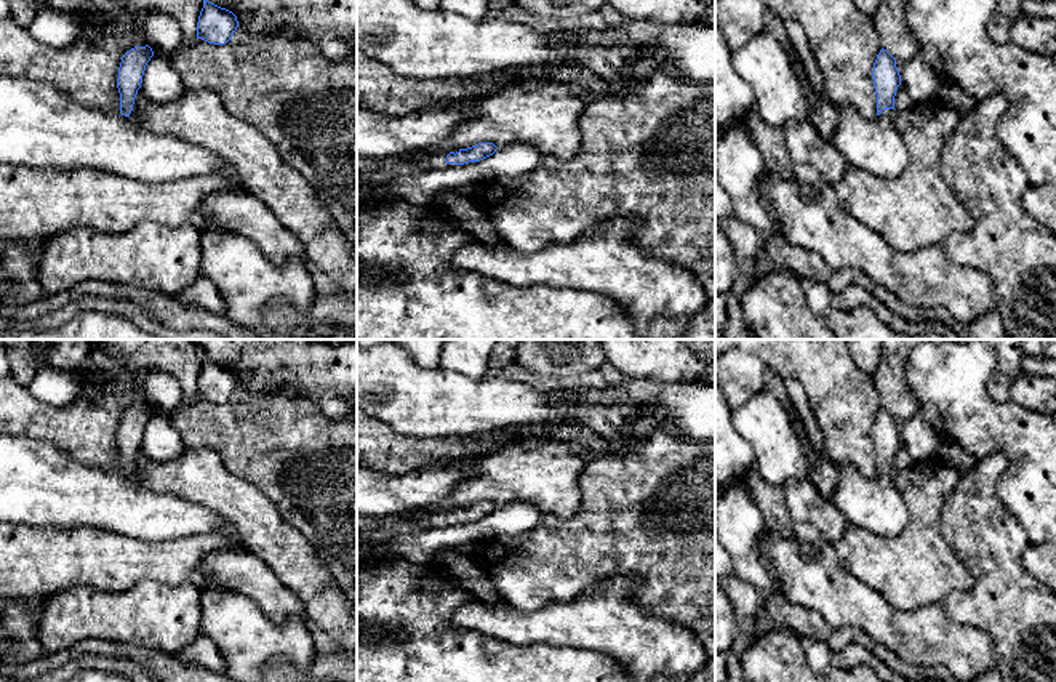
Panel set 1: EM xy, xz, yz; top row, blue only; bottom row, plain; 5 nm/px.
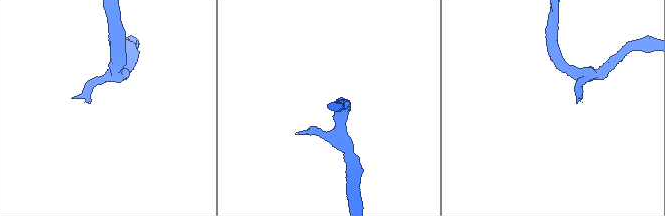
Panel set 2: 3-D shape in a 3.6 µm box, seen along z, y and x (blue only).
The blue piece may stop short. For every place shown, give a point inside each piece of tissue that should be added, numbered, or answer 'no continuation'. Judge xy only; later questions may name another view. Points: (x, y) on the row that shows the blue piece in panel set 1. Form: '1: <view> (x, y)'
1: xy (40, 125)

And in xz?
1: xz (413, 138)

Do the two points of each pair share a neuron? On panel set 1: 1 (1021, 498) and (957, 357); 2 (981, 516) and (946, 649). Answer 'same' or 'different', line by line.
1: same
2: different

